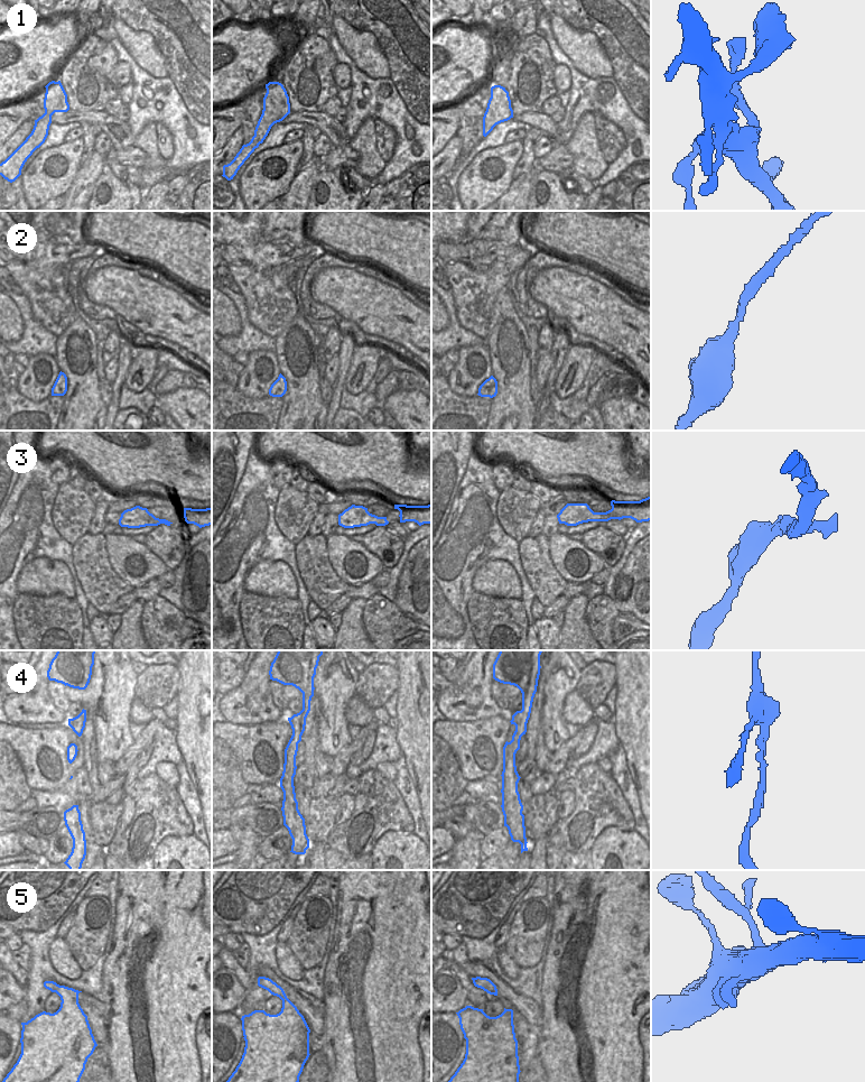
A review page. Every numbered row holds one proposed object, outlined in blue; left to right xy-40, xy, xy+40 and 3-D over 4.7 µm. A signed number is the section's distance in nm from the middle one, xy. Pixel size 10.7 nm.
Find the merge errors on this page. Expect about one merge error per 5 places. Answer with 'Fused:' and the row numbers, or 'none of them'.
Fused: 3

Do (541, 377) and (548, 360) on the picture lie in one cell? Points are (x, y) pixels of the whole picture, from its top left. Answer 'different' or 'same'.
same

